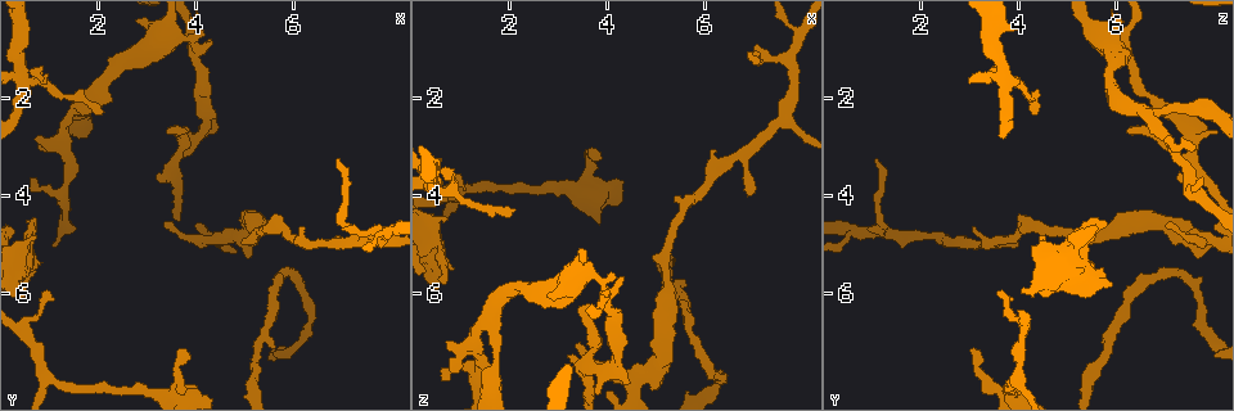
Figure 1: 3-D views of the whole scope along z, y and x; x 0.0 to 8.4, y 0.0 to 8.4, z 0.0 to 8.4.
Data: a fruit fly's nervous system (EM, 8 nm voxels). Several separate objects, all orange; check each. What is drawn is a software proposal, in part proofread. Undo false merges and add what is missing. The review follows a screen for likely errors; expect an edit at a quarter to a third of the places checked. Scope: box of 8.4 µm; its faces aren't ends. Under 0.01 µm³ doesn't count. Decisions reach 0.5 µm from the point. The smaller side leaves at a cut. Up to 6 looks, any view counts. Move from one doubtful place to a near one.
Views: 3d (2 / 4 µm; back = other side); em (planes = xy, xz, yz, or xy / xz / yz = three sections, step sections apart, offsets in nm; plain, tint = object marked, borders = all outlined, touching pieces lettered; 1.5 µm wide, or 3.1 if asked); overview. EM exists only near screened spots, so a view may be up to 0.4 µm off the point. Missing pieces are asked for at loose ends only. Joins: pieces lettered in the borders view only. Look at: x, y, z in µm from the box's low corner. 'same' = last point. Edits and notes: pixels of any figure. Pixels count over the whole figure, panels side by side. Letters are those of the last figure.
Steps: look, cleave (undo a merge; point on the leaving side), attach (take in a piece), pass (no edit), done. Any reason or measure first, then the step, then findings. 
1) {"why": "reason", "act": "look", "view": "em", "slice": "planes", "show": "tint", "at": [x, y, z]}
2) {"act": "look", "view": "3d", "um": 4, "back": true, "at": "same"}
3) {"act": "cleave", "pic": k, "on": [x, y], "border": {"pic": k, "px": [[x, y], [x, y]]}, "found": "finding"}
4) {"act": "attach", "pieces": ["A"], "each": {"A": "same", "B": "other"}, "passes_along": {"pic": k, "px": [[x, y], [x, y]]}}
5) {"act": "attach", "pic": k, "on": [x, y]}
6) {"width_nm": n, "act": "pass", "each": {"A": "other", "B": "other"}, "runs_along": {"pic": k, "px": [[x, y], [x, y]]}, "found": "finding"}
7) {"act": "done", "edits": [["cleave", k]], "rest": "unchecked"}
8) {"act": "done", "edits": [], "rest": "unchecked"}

{"why": "an open end", "act": "look", "view": "3d", "um": 2, "at": [3.35, 4.65, 7.05]}

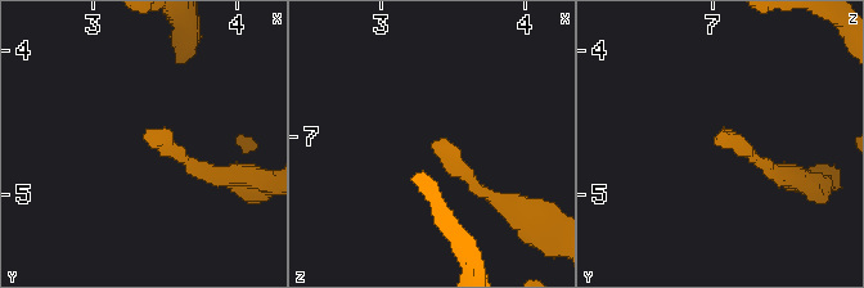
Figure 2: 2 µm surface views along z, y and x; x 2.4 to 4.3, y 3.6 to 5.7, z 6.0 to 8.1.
{"act": "look", "view": "em", "slice": "planes", "show": "tint", "at": [3.36, 4.60, 7.08]}

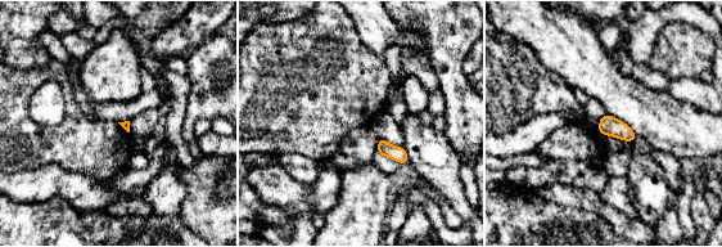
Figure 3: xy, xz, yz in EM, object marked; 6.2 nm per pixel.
{"why": "what lies round it", "act": "look", "view": "em", "slice": "planes", "show": "borders", "at": "same"}

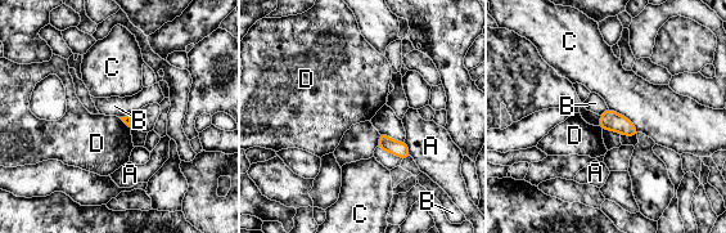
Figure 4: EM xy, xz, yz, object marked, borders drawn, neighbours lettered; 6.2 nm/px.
{"longest_contact_nm": ["C", 260], "act": "pass", "each": {"A": "other", "B": "other", "C": "other", "D": "other"}, "border": {"pic": 4, "px": [[608, 107], [623, 115], [639, 131]]}, "found": "none of them fits"}

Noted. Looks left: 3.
{"why": "branch stops here", "act": "look", "view": "em", "slice": "planes", "show": "tint", "at": [3.40, 2.70, 6.25]}

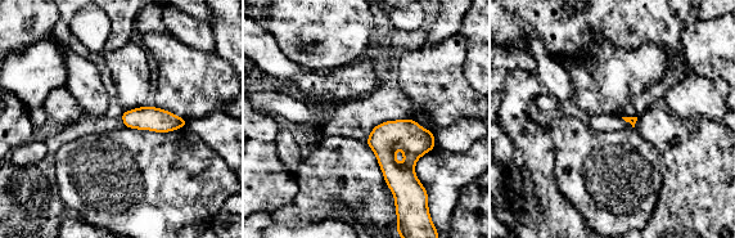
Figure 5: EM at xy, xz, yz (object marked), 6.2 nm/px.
{"why": "what lies round it", "act": "look", "view": "em", "slice": "planes", "show": "borders", "at": "same"}

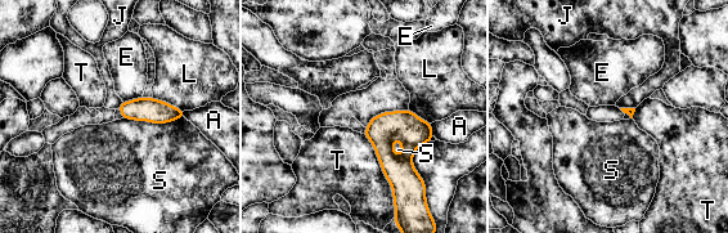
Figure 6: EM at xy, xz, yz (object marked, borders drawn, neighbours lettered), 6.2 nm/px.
{"act": "pass", "each": {"A": "other", "E": "other", "J": "other", "L": "other", "S": "other", "T": "other"}, "border": {"pic": 6, "px": [[122, 102], [117, 108]]}, "found": "none of them fits"}

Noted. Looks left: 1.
{"why": "branch point", "act": "look", "view": "em", "slice": "planes", "show": "borders", "at": [1.05, 7.70, 3.95]}

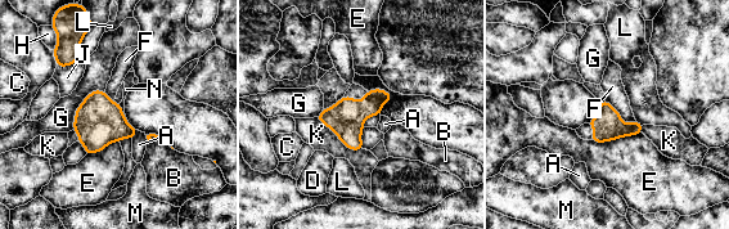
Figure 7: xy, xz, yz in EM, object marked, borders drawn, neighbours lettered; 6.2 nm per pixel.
{"longest_contact_nm": ["K", 360], "act": "pass", "each": {"A": "other", "B": "other", "C": "other", "D": "other", "E": "other", "F": "other", "G": "other", "H": "other", "J": "other", "K": "other", "L": "other", "M": "other", "N": "other"}, "found": "all the same neuron"}

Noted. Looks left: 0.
{"act": "done", "edits": [], "rest": "unchecked"}

